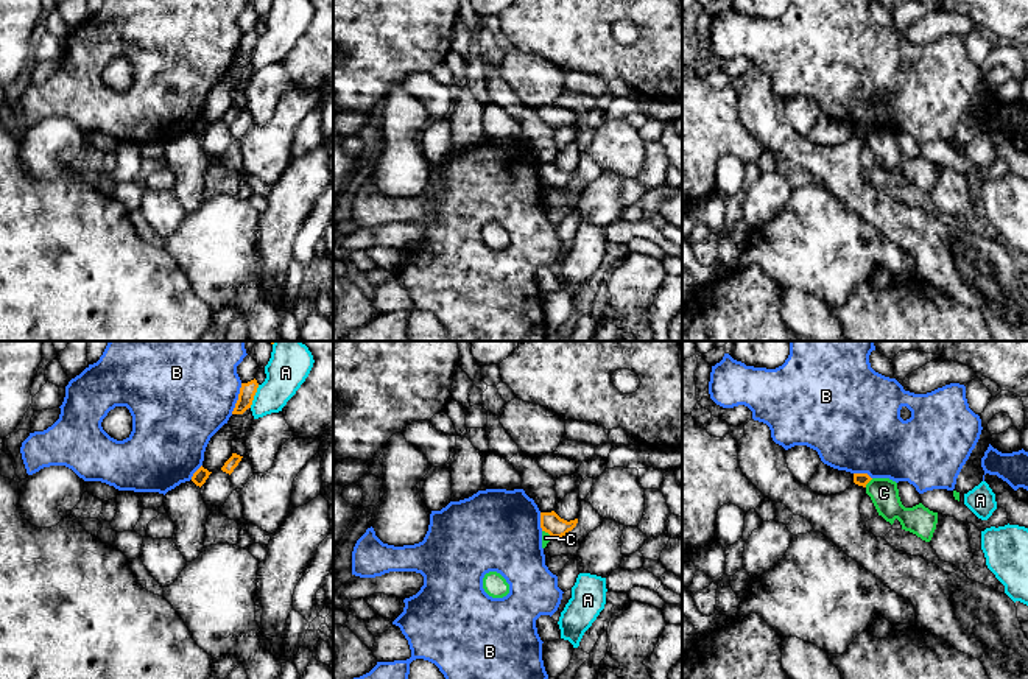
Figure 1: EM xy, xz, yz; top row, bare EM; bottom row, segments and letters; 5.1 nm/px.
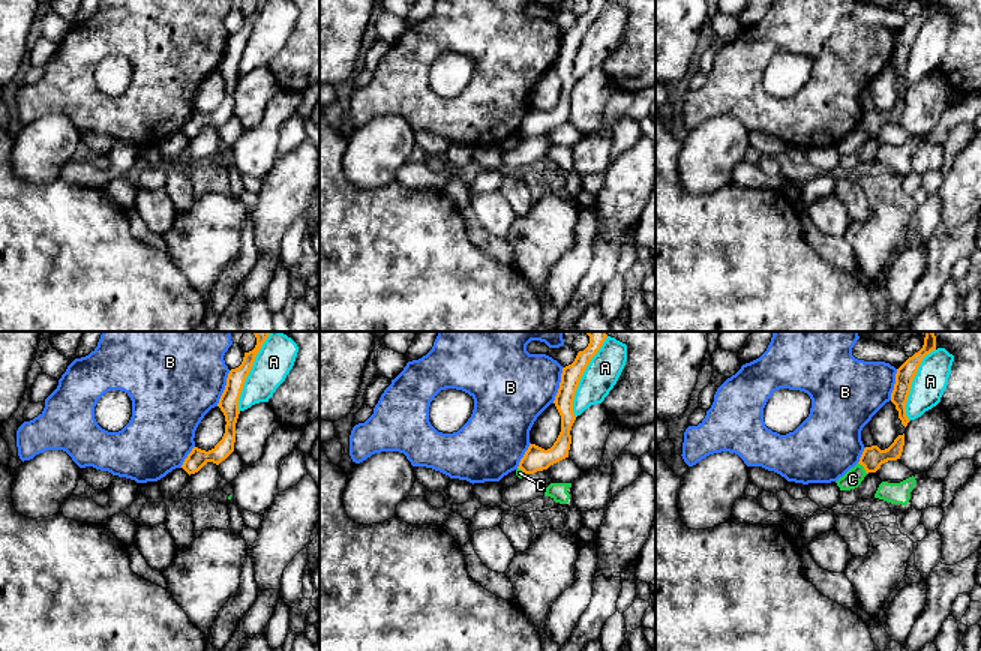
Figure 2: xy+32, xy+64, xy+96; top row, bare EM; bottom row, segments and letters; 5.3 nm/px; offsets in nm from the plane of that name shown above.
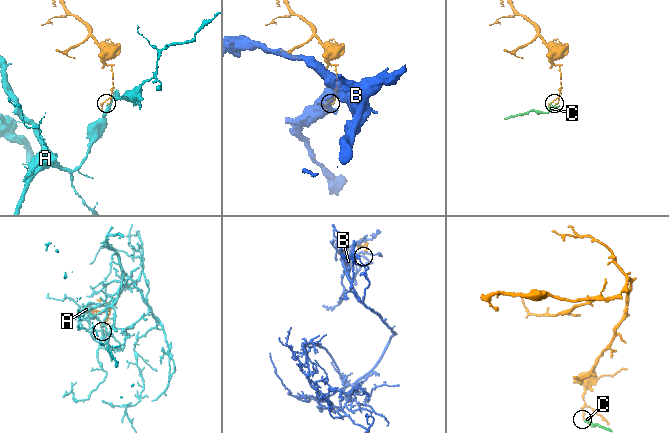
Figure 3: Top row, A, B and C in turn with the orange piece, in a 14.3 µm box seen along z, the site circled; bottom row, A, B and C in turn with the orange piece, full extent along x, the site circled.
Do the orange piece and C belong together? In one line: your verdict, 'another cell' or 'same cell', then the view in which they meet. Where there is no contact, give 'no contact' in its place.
another cell | yz

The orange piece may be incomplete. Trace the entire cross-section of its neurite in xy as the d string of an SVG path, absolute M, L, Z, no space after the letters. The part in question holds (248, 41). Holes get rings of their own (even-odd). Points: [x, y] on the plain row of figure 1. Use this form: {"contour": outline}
{"contour": "M255 30L248 34L241 34L238 51L232 65L243 65L248 59L251 59L257 39L259 34Z"}

